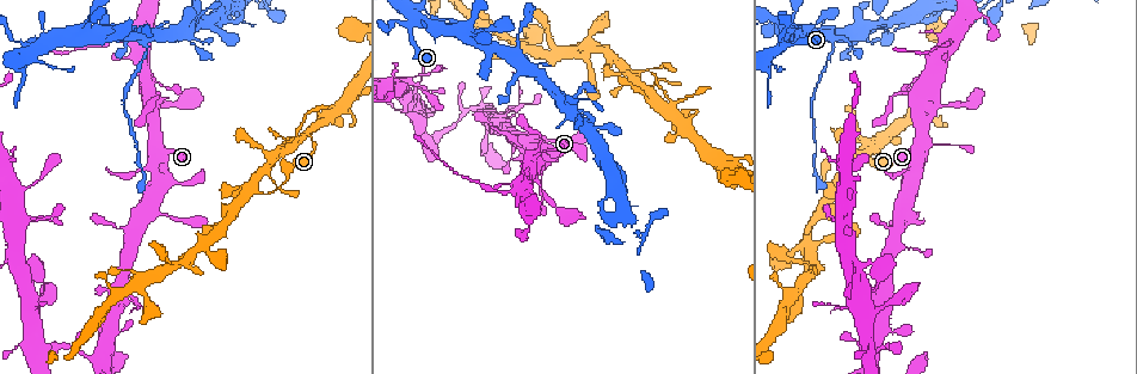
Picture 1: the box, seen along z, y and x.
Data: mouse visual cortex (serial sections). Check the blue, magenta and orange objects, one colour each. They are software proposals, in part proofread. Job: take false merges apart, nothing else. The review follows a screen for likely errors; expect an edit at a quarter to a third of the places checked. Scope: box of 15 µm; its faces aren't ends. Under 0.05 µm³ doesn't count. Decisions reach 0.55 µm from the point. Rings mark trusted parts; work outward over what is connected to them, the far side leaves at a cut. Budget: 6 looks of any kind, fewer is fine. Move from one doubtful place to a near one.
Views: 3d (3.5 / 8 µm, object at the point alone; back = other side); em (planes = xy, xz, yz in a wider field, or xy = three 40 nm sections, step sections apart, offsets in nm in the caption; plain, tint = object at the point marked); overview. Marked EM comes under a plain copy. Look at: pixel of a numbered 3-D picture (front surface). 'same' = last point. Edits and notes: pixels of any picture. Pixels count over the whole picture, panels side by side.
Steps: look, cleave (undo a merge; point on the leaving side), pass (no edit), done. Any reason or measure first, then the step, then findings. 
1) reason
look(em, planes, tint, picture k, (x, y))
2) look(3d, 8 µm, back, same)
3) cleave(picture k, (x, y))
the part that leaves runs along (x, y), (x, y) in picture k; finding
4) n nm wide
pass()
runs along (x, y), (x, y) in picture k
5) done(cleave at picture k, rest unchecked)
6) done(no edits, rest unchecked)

two arms in line, one across
look(3d, 3.5 µm, back, picture 1, (513, 191))

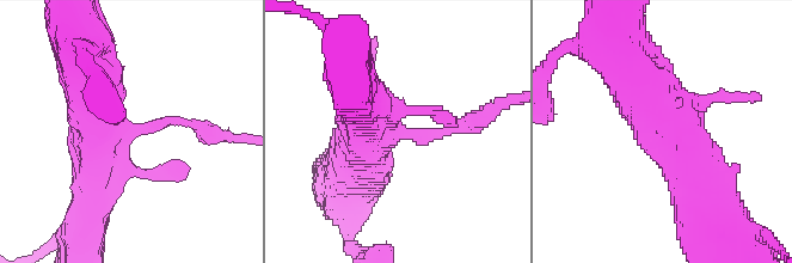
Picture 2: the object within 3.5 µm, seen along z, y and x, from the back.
look(em, xy, step 1, tint, picture 2, (122, 131))

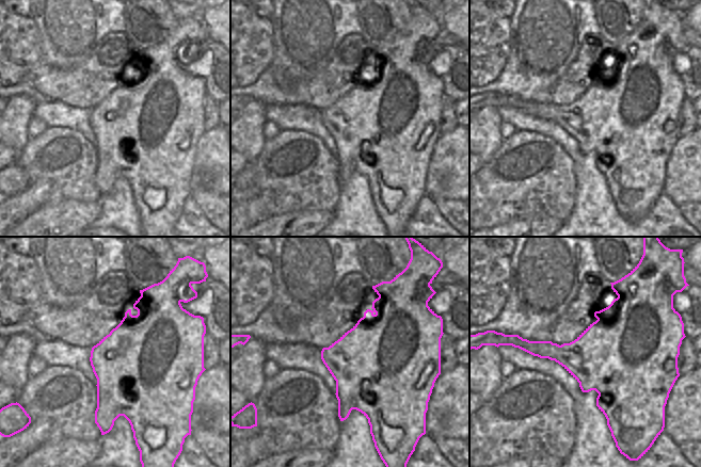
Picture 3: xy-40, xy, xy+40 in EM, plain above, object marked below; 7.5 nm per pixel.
700 nm wide
cleave(picture 2, (485, 114))
the part that leaves runs along (453, 129), (479, 123), (511, 102) in picture 2; two cells meet here

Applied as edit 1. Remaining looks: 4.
four-way junction
look(3d, 3.5 µm, back, picture 1, (832, 39))

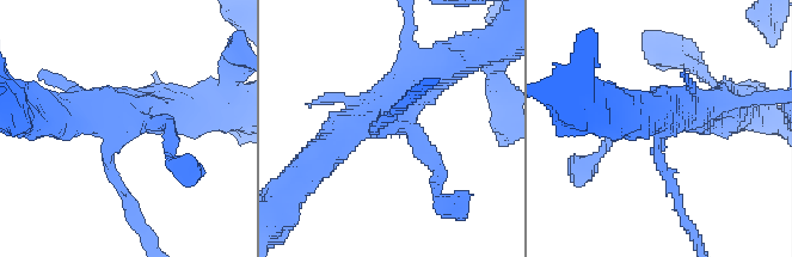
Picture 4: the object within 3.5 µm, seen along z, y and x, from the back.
need the tissue
look(em, xy, step 2, tint, picture 4, (376, 129))

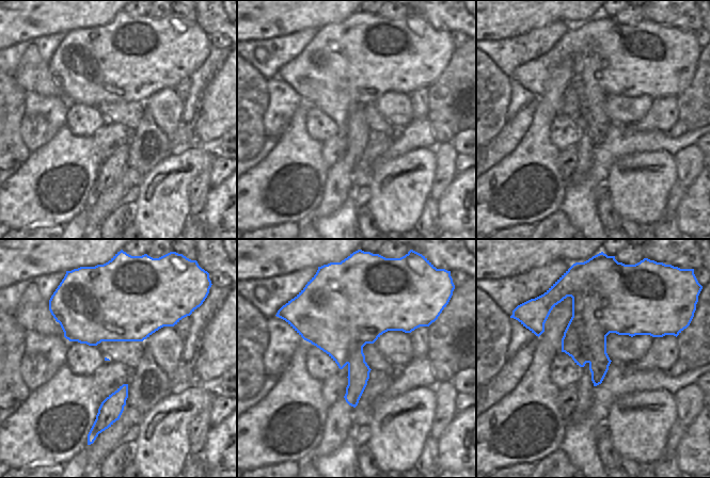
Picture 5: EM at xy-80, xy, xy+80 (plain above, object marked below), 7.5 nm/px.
420 nm wide
cleave(picture 4, (124, 195))
the part that leaves runs along (110, 146), (106, 165), (151, 242) in picture 4; two cells meet here

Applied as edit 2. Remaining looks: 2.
done(cleave at picture 2, cleave at picture 4, rest unchecked)

